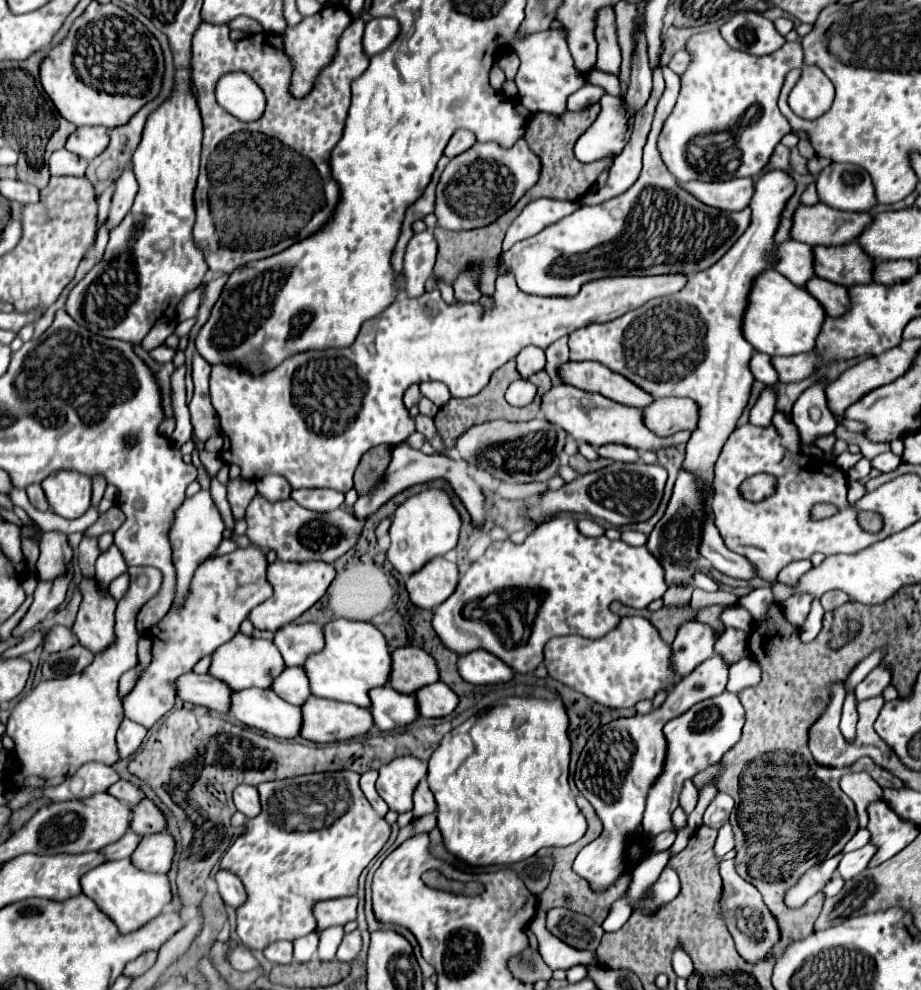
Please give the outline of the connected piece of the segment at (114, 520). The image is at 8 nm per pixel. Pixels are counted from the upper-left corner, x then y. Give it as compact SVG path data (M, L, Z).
M111 507L107 513L101 513L99 519L89 529L83 531L83 537L99 537L105 531L115 533L123 523L125 523L125 513L119 507Z

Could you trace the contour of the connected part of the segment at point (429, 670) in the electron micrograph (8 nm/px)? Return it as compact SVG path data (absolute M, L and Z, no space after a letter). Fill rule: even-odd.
M399 647L393 651L393 689L415 695L421 687L439 681L435 659L417 647Z

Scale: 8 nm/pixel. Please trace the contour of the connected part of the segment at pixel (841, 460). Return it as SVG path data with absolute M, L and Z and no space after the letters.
M845 451L845 453L841 453L839 457L837 457L837 465L843 469L843 471L849 471L857 461L861 461L863 459L863 455L861 453L857 453L857 455L851 455L849 451Z

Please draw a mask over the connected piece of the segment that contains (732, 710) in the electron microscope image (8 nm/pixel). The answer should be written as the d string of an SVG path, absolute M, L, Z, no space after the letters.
M723 691L717 697L711 697L711 699L705 699L697 705L693 705L689 711L685 711L677 719L671 719L665 725L665 729L663 729L663 733L667 737L665 773L661 773L661 777L657 779L657 785L653 785L653 789L647 797L647 807L645 807L641 827L651 837L655 837L663 831L673 831L677 835L675 845L679 843L679 850L672 850L669 858L681 852L681 849L687 845L689 837L693 835L693 831L687 825L675 827L671 821L673 811L679 805L679 793L681 793L683 781L695 777L699 771L717 763L727 753L727 749L739 741L743 725L745 725L745 709L743 709L739 697L729 691Z

